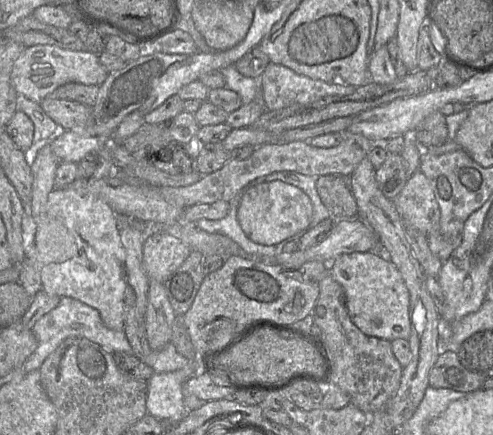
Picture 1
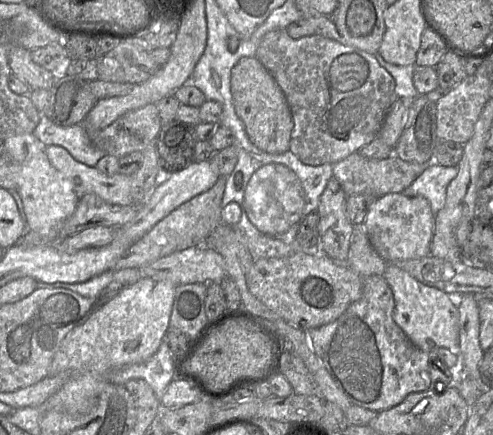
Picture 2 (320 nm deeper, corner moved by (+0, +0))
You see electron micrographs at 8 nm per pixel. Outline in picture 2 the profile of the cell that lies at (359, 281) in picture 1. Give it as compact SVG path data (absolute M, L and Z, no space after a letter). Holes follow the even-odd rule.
M388 263L383 278L390 286L395 301L393 319L410 341L426 353L447 348L459 354L459 310L456 298L421 283L397 264Z

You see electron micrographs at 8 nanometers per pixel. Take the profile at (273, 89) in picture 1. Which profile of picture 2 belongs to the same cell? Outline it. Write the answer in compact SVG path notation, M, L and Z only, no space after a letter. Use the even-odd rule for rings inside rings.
M286 29L272 30L261 39L255 56L271 73L289 106L293 121L289 151L309 166L335 164L369 144L398 99L394 78L374 55L322 35L293 39Z

